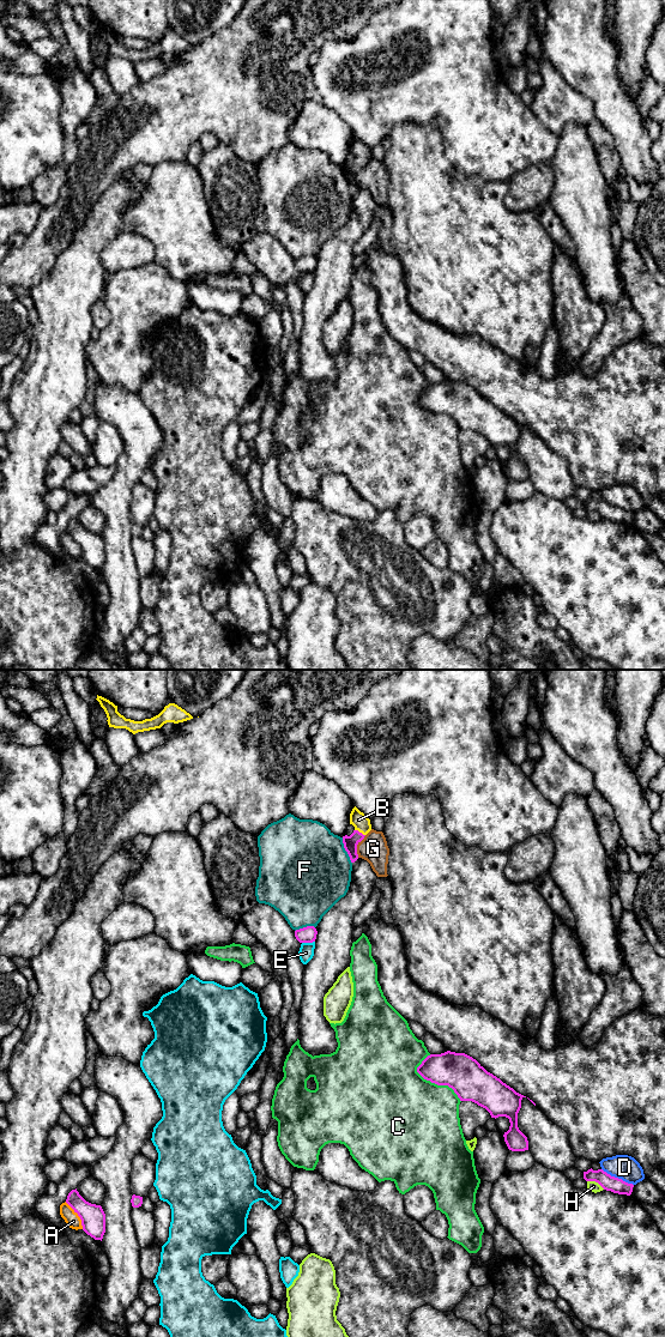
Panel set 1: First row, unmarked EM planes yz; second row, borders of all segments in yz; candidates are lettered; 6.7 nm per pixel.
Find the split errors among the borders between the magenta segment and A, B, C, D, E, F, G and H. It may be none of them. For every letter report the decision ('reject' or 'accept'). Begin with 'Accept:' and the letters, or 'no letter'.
Accept: B
A: reject
B: accept
C: reject
D: reject
E: reject
F: reject
G: reject
H: reject

